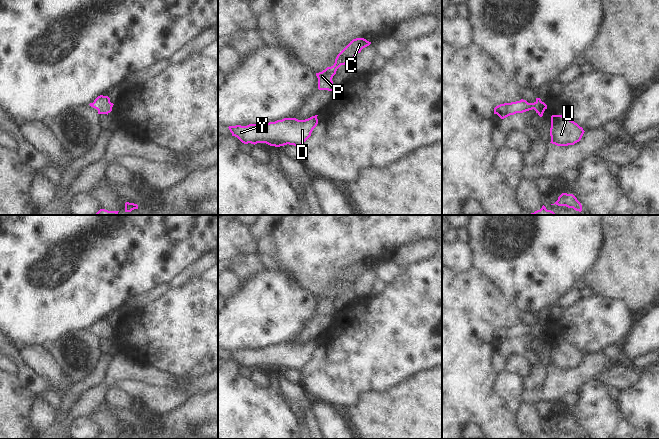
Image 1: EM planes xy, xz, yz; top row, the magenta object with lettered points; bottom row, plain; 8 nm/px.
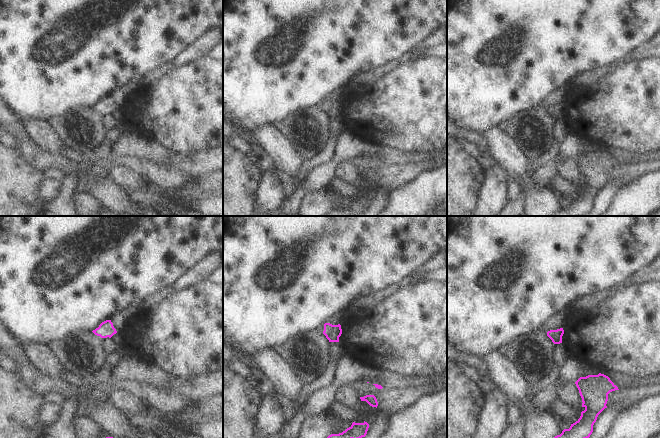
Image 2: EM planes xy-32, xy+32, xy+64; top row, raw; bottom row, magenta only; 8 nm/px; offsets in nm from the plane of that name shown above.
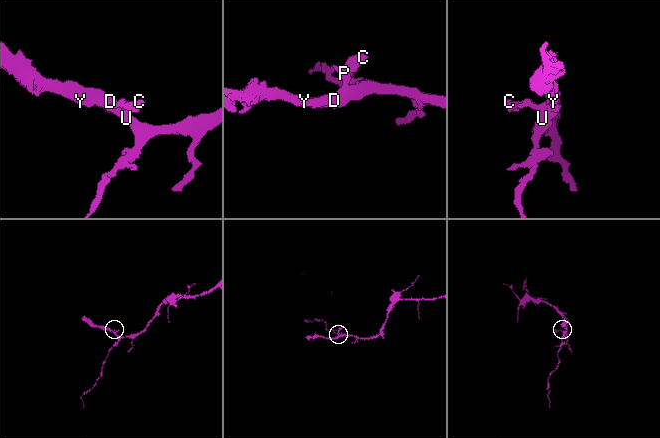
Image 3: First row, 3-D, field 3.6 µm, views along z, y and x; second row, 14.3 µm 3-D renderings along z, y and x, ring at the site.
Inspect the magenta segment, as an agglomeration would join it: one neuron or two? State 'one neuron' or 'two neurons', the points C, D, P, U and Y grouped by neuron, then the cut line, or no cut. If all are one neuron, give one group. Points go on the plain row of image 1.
one neuron; C D P U Y; no cut

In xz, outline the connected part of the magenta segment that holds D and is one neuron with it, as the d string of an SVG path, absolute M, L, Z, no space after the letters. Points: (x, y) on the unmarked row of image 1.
M318 339L305 344L284 342L267 348L249 348L247 350L229 350L232 360L244 368L266 367L270 370L301 370L318 348Z

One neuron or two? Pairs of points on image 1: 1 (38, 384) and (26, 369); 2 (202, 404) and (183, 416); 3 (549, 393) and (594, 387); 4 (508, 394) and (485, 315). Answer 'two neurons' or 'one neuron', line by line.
1: one neuron
2: one neuron
3: two neurons
4: two neurons

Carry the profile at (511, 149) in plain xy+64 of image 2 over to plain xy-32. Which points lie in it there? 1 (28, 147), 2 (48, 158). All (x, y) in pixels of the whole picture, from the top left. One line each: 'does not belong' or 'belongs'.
1: does not belong
2: does not belong

